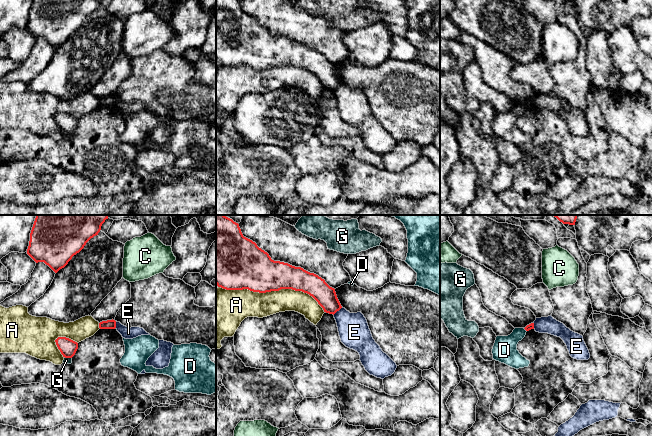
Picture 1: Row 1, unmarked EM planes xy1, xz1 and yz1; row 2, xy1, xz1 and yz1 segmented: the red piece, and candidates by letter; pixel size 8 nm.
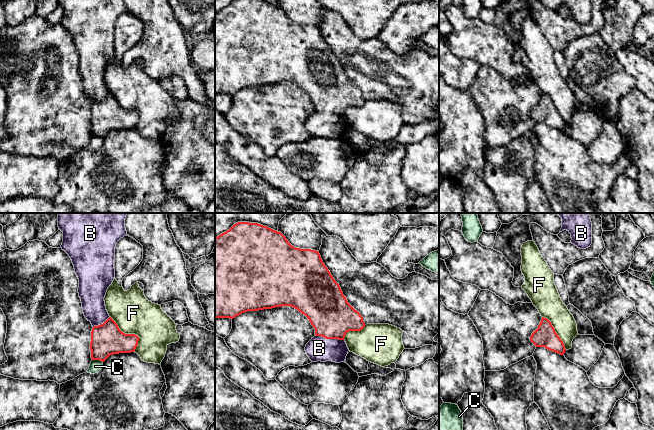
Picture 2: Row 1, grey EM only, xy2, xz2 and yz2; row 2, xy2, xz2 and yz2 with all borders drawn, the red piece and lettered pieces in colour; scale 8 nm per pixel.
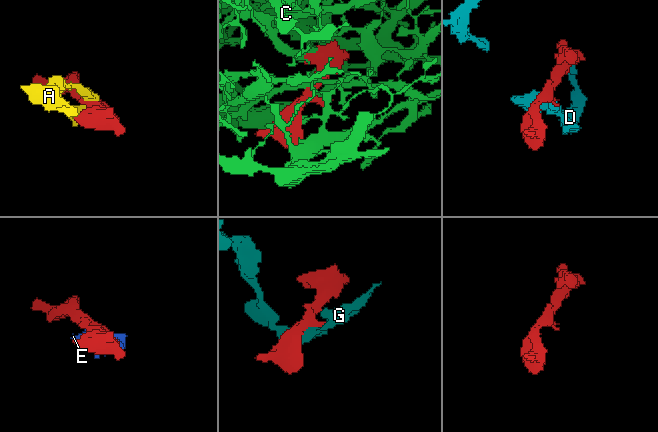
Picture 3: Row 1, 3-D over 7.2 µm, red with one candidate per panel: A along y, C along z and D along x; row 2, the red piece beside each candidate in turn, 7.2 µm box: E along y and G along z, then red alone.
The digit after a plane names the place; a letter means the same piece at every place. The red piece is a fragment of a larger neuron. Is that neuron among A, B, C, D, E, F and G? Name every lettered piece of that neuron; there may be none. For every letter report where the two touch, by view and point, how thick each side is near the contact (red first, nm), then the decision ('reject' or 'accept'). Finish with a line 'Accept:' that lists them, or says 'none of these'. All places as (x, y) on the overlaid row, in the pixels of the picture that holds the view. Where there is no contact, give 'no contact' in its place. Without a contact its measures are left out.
A: contact xz1 (273, 290); calibres 340 and 220 nm; reject
B: contact xz2 (329, 338); calibres 340 and 190 nm; accept
C: contact xy2 (97, 359); calibres 260 and 100 nm; reject
D: contact yz1 (525, 329); calibres 50 and 190 nm; reject
E: contact xz1 (337, 310); calibres 160 and 240 nm; reject
F: contact xy2 (130, 334); calibres 260 and 320 nm; reject
G: contact xy1 (68, 357); calibres 140 and 50 nm; reject
Accept: B

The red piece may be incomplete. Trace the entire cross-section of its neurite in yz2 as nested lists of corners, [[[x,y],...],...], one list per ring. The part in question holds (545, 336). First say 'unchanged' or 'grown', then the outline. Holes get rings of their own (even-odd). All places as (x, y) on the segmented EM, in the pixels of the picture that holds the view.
unchanged; [[[542,317],[538,328],[530,336],[530,341],[536,347],[545,347],[546,349],[564,355],[566,349],[563,341],[555,332],[551,322]]]

